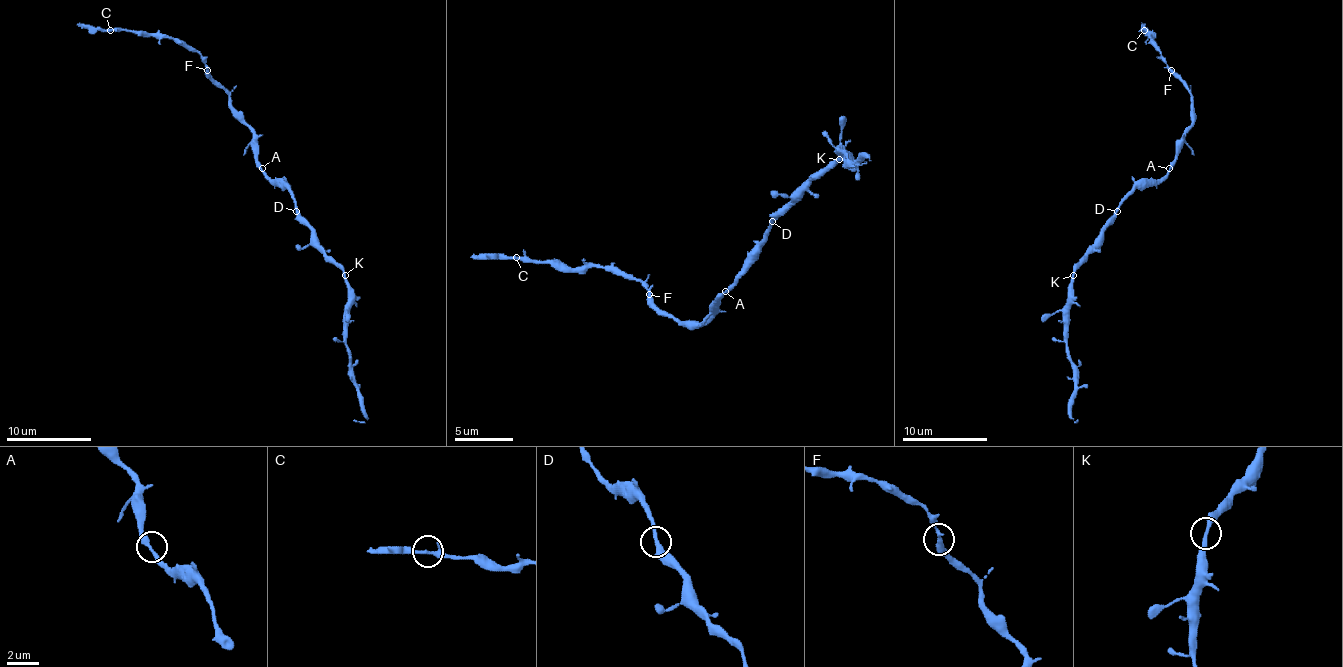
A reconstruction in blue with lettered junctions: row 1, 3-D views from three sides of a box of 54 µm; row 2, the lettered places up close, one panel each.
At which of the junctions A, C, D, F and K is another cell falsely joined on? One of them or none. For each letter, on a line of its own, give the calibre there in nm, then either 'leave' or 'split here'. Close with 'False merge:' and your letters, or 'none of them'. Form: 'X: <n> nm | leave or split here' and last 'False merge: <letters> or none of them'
A: 280 nm | leave
C: 280 nm | split here
D: 280 nm | leave
F: 320 nm | leave
K: 240 nm | leave
False merge: C

